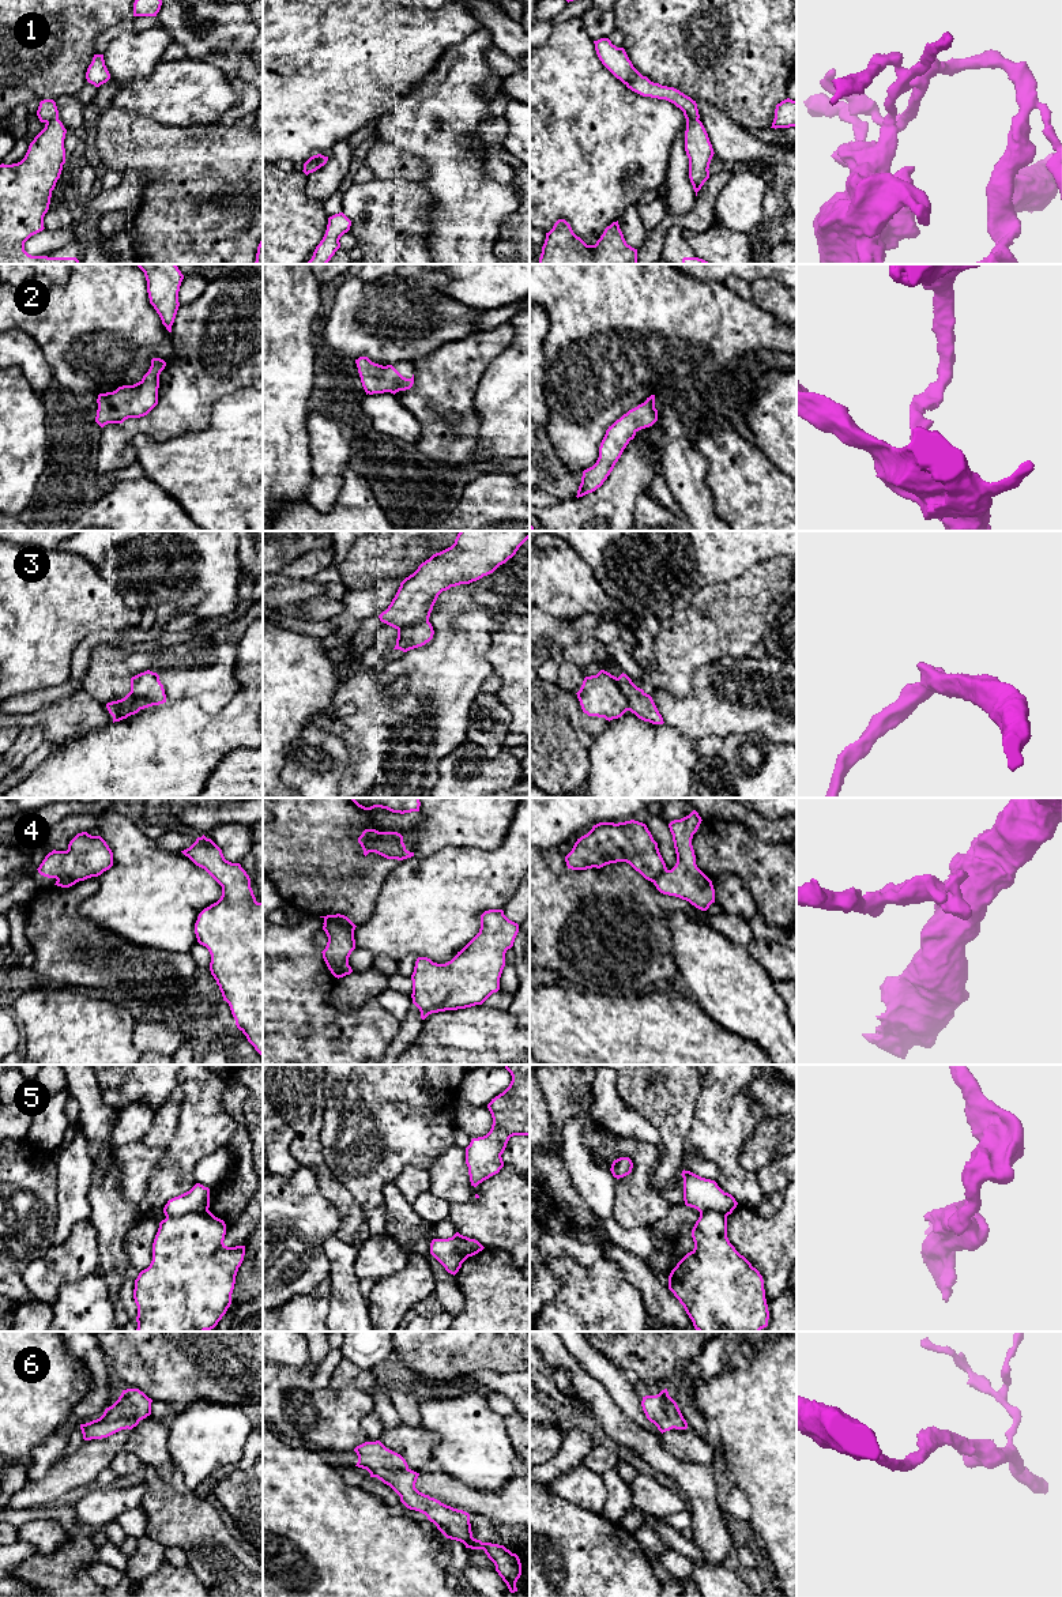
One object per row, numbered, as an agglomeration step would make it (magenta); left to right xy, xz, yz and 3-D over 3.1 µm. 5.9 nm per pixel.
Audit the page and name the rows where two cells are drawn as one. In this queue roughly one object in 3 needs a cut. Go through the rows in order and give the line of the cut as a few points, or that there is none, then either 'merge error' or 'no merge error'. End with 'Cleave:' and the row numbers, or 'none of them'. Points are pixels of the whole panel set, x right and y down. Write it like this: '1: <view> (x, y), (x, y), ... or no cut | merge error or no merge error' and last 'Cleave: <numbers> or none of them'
1: xy (57, 117), (46, 123) | merge error
2: no cut | no merge error
3: yz (616, 678), (626, 699), (628, 710) | merge error
4: xz (324, 923), (339, 923), (353, 931) | merge error
5: xy (207, 1209), (166, 1217) | merge error
6: no cut | no merge error
Cleave: 1, 3, 4, 5

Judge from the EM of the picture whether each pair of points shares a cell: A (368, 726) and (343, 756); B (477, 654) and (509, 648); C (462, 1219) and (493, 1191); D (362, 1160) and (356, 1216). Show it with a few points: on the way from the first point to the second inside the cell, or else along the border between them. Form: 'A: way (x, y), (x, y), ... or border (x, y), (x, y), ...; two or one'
A: border (339, 738), (349, 752), (351, 769), (341, 782); two
B: border (490, 640), (488, 662); two
C: way (470, 1216), (486, 1200); one
D: border (336, 1179), (362, 1209), (366, 1220); two

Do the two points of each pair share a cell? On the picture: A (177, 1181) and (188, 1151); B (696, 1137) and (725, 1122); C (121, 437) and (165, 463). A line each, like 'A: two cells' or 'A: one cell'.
A: one cell
B: one cell
C: two cells

